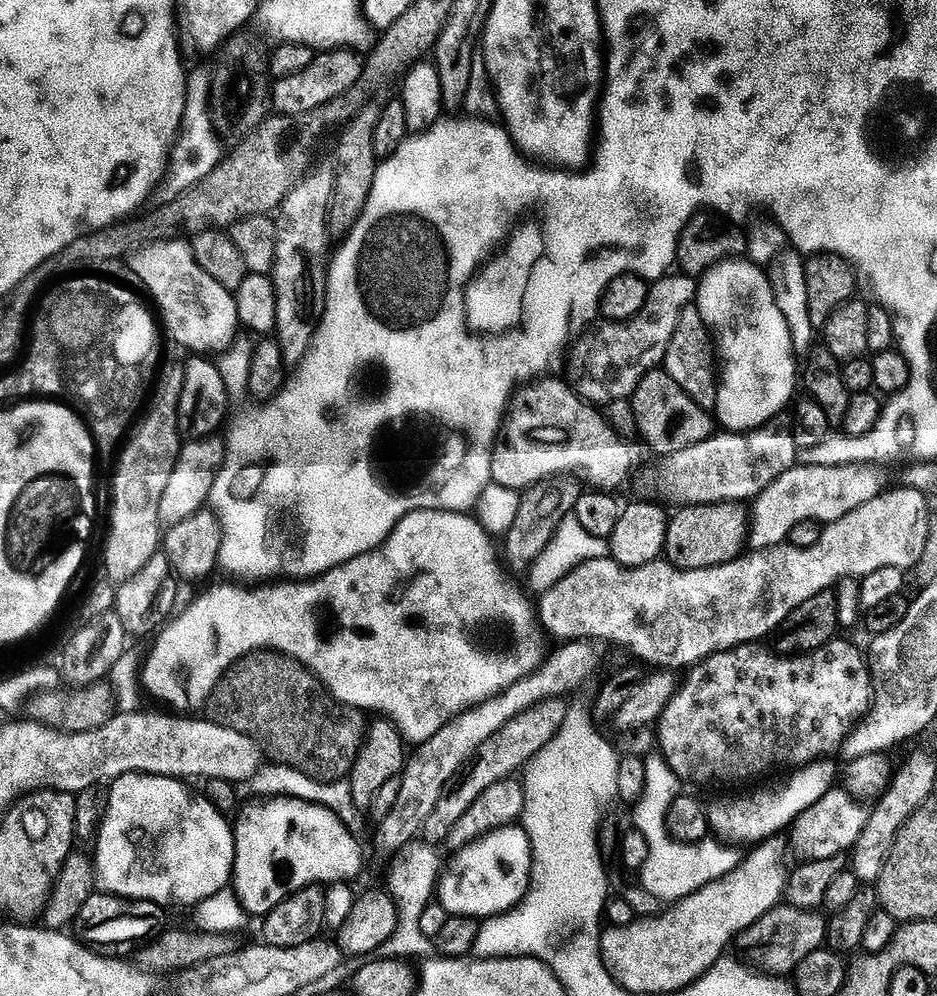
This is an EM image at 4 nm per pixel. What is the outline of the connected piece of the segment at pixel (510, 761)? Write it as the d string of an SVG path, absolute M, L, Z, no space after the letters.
M555 698L534 705L522 713L518 713L512 720L508 720L498 730L496 736L490 738L481 746L474 763L467 769L466 775L476 784L478 790L490 790L498 781L519 773L527 766L540 751L562 730L568 717L569 701Z

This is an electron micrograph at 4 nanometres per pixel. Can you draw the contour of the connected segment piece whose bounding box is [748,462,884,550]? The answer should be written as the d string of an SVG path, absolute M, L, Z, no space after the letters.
M807 462L786 470L755 497L750 508L748 544L756 550L779 548L800 523L815 521L821 526L836 523L846 514L858 510L863 504L880 495L884 488L880 470L870 464L826 466Z

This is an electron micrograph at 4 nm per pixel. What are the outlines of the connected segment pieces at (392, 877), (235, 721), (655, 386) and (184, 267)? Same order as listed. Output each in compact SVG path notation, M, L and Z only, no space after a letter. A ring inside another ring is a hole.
M415 840L401 845L399 851L393 855L387 887L397 902L399 920L394 935L379 949L383 959L413 960L412 958L418 956L418 959L425 960L435 955L435 941L422 932L420 920L425 908L432 902L436 878L440 872L440 858L437 852L439 851L431 843Z
M271 650L251 652L233 664L216 683L206 708L212 711L212 722L248 735L268 752L274 752L281 765L296 768L320 781L343 781L351 777L370 725L369 717L361 709L335 700L305 664L299 664L293 656Z
M664 370L646 374L646 378L638 382L638 390L630 399L639 438L644 439L650 447L657 448L660 454L678 453L695 444L706 442L714 435L713 413L694 402Z
M169 238L163 243L141 247L136 253L132 268L137 278L148 287L149 294L156 299L166 332L168 327L169 334L182 347L189 348L192 354L227 353L227 348L236 340L236 332L241 331L236 297L202 270L195 260L191 243L184 238Z

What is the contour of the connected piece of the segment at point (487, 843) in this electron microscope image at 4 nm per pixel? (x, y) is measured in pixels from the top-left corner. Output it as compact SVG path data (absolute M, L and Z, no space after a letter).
M523 827L500 828L463 849L457 856L460 856L456 860L460 881L456 888L452 884L446 885L442 897L444 907L452 916L502 916L528 895L532 883L532 839Z

